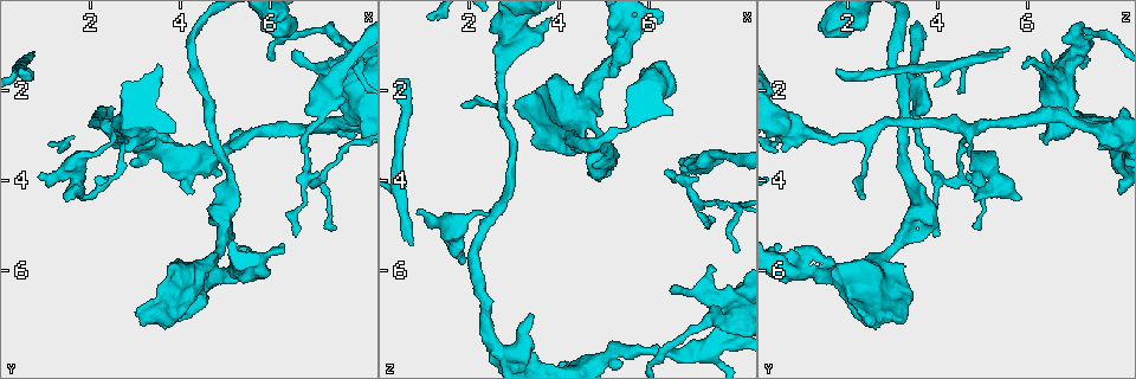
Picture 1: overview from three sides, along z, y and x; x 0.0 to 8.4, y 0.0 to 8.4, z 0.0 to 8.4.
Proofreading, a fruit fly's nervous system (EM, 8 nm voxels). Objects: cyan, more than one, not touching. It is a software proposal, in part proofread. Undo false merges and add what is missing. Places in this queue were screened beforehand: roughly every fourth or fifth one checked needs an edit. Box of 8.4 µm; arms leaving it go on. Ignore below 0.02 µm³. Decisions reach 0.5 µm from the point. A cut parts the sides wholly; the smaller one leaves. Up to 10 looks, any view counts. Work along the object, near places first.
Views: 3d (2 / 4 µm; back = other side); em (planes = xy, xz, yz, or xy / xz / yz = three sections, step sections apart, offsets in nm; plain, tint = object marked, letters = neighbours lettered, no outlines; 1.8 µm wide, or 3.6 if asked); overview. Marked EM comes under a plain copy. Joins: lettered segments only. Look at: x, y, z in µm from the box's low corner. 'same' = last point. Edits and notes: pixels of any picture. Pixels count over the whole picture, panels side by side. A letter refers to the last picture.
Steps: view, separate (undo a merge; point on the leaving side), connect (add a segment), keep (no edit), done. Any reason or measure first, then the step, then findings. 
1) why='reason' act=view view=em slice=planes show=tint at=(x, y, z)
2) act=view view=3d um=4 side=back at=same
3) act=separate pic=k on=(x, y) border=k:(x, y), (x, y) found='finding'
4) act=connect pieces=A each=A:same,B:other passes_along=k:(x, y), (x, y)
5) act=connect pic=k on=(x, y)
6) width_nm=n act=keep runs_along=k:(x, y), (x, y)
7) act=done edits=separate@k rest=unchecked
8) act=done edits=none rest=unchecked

why='branch stops here' act=view view=em um=3.6 slice=xy step=16 show=letters at=(5.20, 5.15, 3.75)

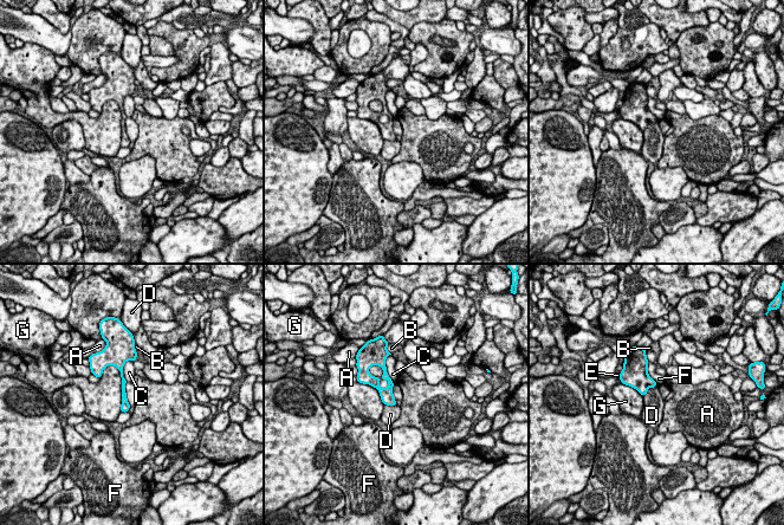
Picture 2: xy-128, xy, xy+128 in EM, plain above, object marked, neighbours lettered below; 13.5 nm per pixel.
act=keep each=A:other,B:other,C:other,D:other,E:other,F:other,G:other border=2:(658, 384), (649, 387), (643, 396) found='no lettered segment goes on from it'

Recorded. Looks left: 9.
why='free end' act=view view=3d um=2 at=(5.40, 5.60, 1.40)

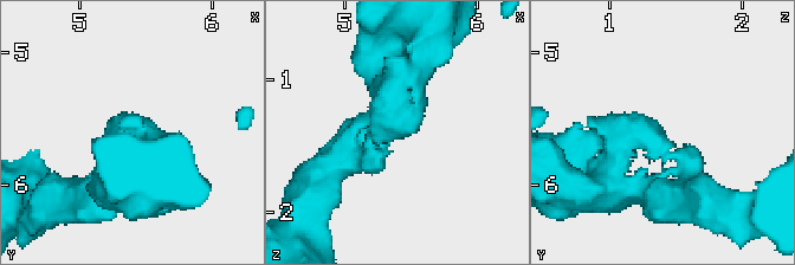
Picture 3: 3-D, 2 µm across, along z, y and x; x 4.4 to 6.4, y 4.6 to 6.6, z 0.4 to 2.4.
act=view view=em slice=planes show=letters at=(5.44, 5.60, 1.44)

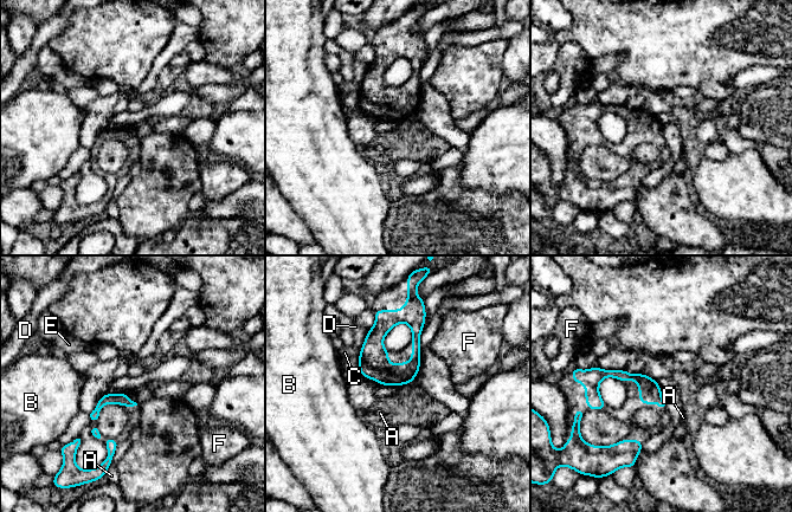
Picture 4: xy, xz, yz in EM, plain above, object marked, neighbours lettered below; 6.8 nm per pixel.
longest_contact=D:150nm act=keep each=A:other,B:other,C:other,D:other,E:other,F:other found='none of them fits'

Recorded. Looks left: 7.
why='sharp bend' act=view view=3d um=4 at=(6.90, 3.90, 4.15)

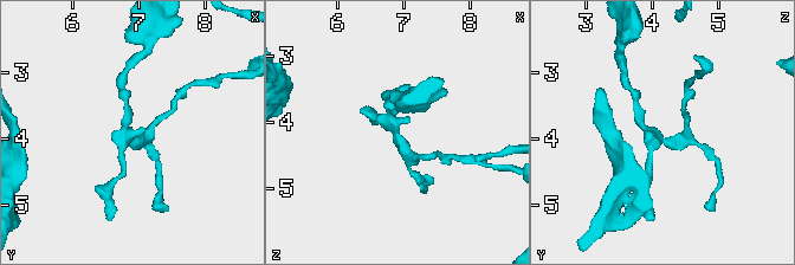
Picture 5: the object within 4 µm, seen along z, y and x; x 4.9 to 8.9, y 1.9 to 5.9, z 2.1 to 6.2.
act=view view=em slice=yz step=8 show=letters at=(6.90, 3.95, 4.20)

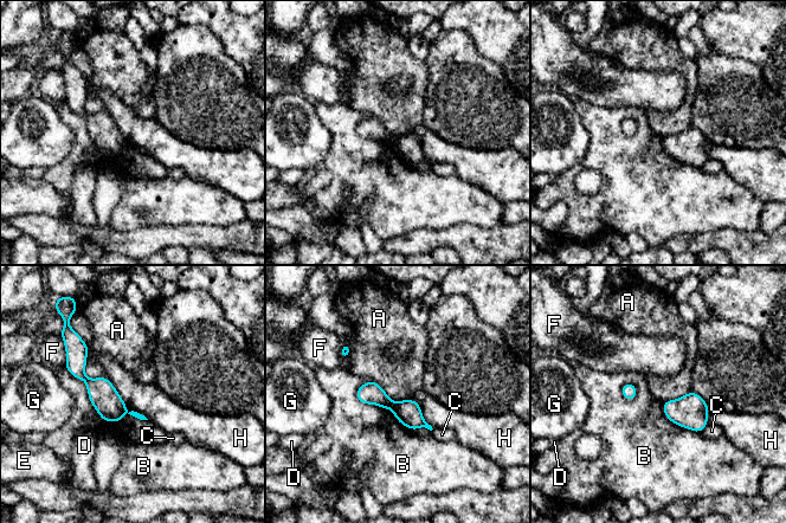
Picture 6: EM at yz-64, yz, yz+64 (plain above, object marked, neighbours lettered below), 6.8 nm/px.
longest_contact=B:460nm act=separate pic=6 on=(371, 393) each=A:other,B:other,C:other,D:other,E:other,F:other,G:other,H:other part_leaving=6:(84, 348), (81, 374), (117, 418) found='a second neuron is stuck on'

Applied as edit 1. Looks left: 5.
why='an open end' act=view view=em slice=planes show=letters at=(6.50, 1.20, 6.40)

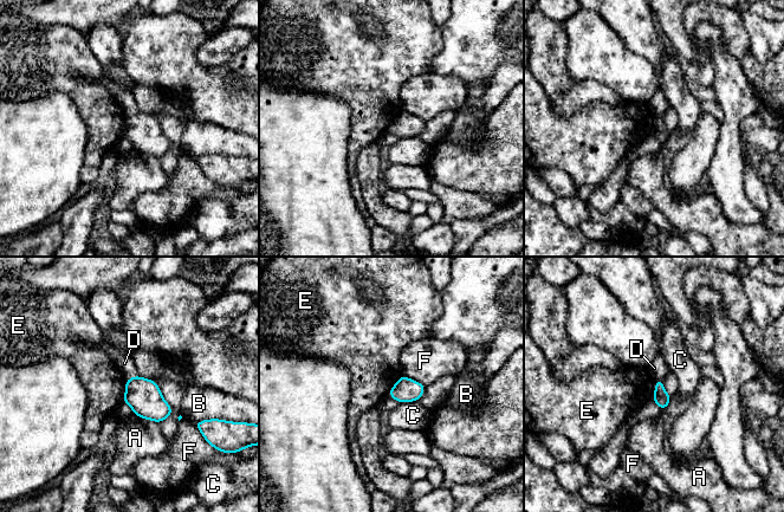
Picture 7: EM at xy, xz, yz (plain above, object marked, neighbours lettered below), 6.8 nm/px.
longest_contact=F:180nm act=keep each=A:other,B:other,C:other,D:other,E:other,F:other found='none of them fits'

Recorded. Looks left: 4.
act=done edits=separate@6 rest=unchecked

